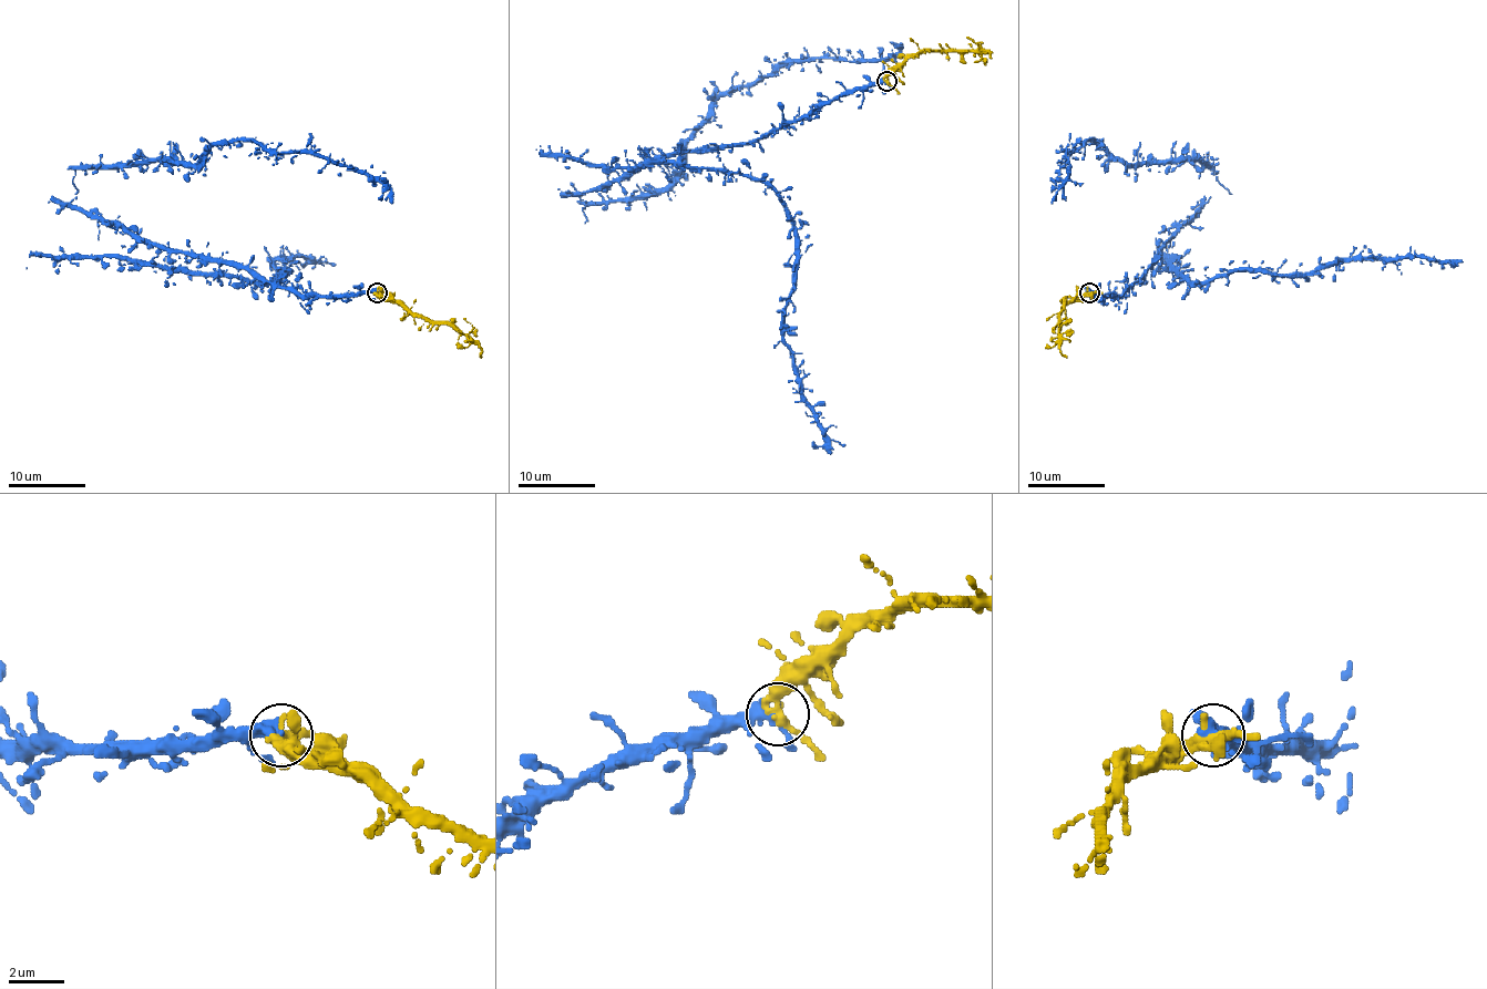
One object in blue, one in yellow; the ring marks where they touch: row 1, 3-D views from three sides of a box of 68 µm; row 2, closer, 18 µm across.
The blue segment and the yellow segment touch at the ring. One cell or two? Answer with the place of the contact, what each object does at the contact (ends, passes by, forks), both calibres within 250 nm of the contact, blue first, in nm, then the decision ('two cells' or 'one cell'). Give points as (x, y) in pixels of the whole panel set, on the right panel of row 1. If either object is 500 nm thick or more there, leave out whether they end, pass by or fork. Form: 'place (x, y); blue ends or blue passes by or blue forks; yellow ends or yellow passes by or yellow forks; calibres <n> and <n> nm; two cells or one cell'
place (1089, 292); blue passes by; yellow passes by; calibres 360 and 400 nm; one cell

